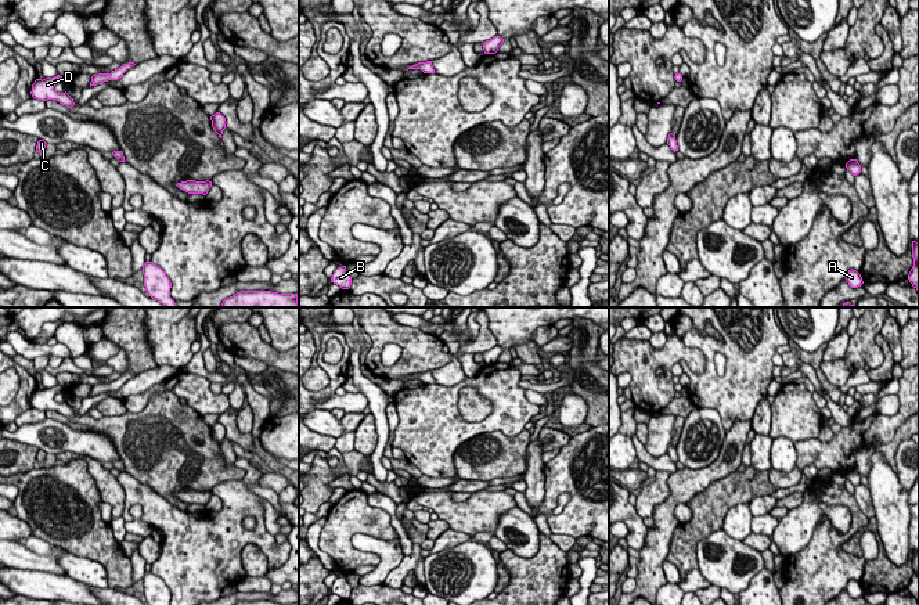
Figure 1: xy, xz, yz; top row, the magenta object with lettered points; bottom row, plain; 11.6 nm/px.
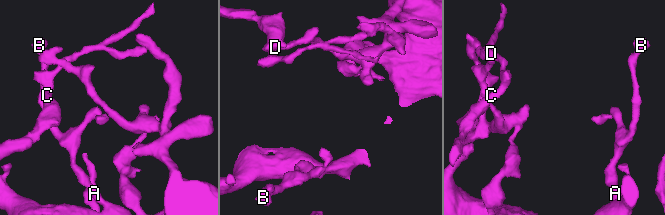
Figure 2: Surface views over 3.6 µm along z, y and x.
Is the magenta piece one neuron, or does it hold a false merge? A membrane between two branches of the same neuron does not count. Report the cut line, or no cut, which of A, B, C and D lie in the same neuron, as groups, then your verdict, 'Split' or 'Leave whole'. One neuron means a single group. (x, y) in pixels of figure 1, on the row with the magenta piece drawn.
Split along xy (110, 75), (103, 78). Groups: A B D / C. Split

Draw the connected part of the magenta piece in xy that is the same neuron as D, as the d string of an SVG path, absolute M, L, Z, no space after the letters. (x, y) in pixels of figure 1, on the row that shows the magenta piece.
M57 75L54 78L46 78L46 79L36 79L32 84L32 97L47 101L54 100L58 101L62 105L66 105L68 108L72 108L75 105L73 98L65 91L65 93L57 93L54 90L54 86L60 82L62 82L62 76Z

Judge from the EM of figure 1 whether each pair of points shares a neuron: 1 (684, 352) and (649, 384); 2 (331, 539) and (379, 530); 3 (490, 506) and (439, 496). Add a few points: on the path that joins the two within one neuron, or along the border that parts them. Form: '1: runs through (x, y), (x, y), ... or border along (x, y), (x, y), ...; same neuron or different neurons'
1: runs through (671, 353), (662, 357), (649, 371); same neuron
2: runs through (343, 526), (367, 525); same neuron
3: runs through (478, 508), (451, 508); same neuron

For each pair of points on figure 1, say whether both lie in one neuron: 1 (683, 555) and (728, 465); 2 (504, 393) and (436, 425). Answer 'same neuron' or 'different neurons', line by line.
1: different neurons
2: same neuron

